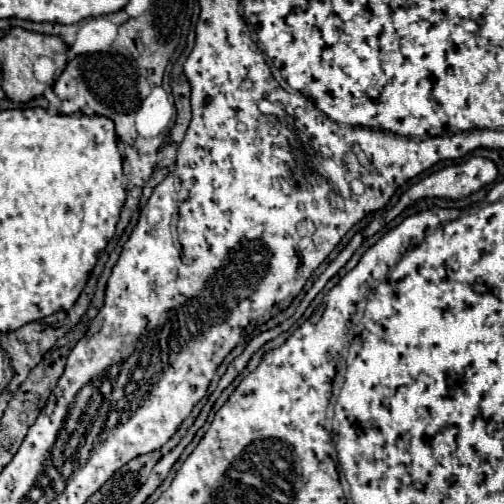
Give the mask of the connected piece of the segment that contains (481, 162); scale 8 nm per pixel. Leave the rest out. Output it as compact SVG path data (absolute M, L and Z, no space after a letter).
M473 156L471 160L467 160L467 162L463 162L463 164L453 164L453 166L441 168L441 170L437 170L437 172L433 172L433 174L421 178L417 184L413 184L413 186L401 196L401 200L399 200L391 210L385 212L385 220L393 220L393 218L399 216L409 204L413 204L413 202L417 202L417 200L421 200L421 198L425 198L425 196L429 196L429 198L435 198L435 196L437 196L437 198L447 198L447 200L465 198L465 196L477 192L479 188L491 184L491 182L497 178L497 174L499 174L499 170L497 170L495 162L493 162L493 160L487 160L487 158L479 158L479 156Z

